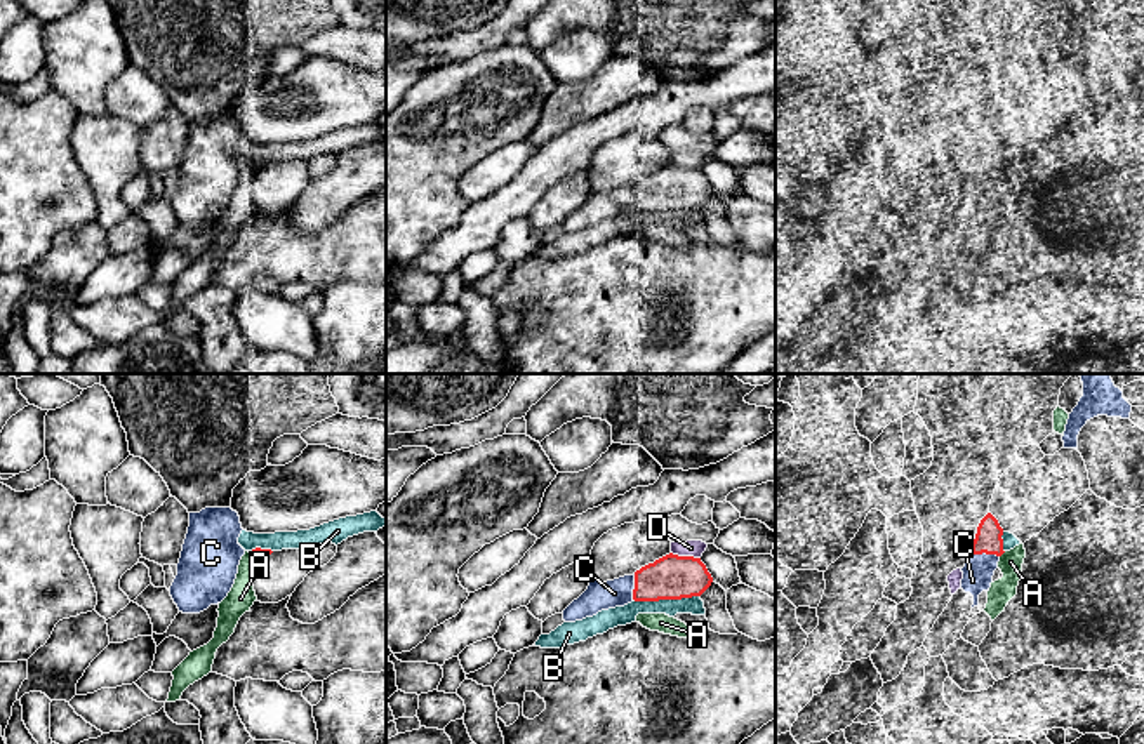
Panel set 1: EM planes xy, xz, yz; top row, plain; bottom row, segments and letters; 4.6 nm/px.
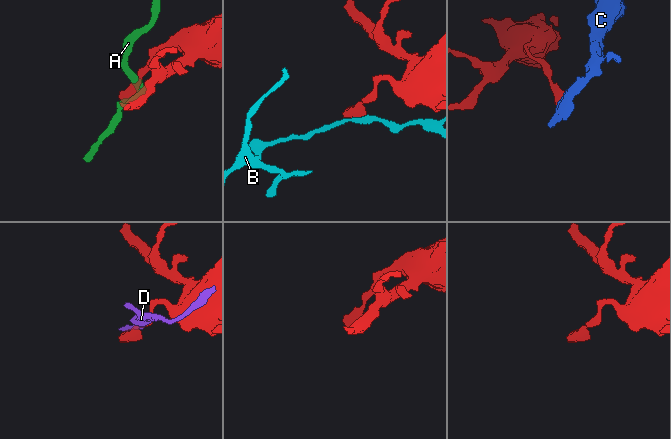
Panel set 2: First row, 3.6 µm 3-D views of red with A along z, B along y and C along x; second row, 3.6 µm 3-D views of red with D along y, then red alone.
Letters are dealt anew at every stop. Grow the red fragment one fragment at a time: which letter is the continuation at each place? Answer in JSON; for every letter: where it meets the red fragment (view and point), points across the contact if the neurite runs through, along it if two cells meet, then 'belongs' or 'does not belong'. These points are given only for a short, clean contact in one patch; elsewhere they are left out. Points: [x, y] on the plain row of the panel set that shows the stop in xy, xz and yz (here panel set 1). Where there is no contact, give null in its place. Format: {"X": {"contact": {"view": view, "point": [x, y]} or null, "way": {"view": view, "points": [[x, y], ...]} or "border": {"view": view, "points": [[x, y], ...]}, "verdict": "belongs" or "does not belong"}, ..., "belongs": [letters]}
{"A": {"contact": {"view": "yz", "point": [1002, 164]}, "verdict": "does not belong"}, "B": {"contact": {"view": "xz", "point": [666, 209]}, "verdict": "does not belong"}, "C": {"contact": {"view": "yz", "point": [984, 162]}, "verdict": "belongs"}, "D": {"contact": {"view": "xz", "point": [685, 167]}, "verdict": "does not belong"}, "belongs": ["C"]}

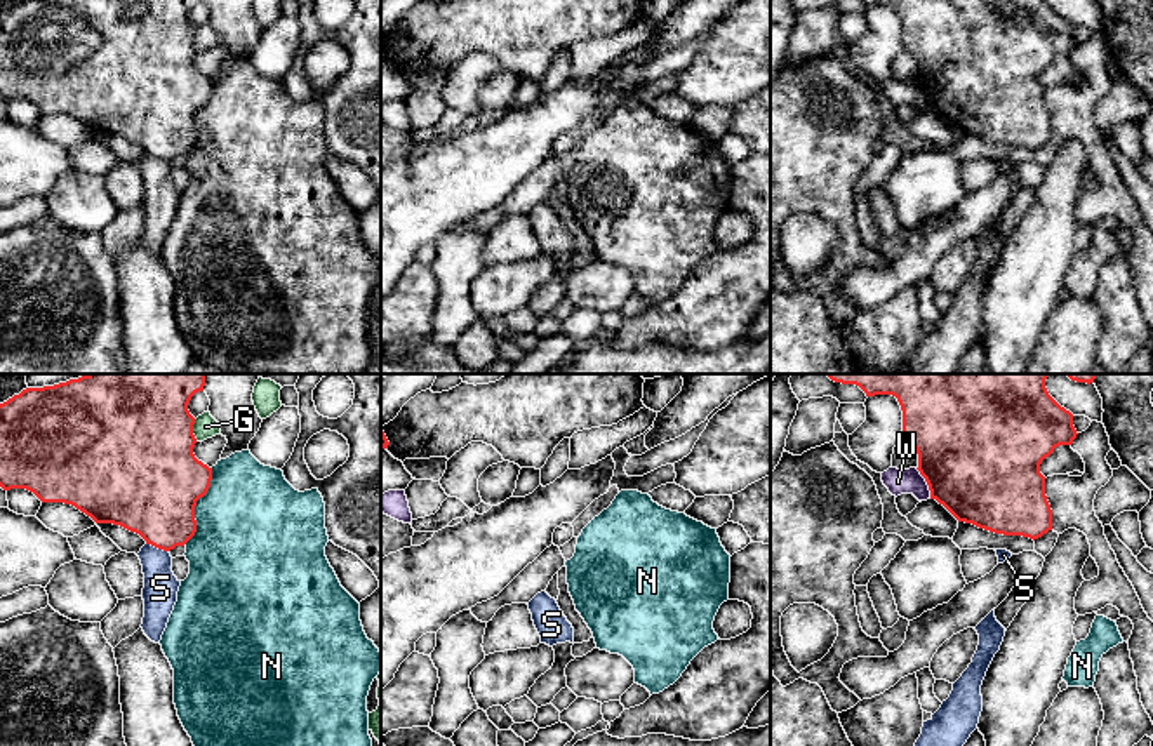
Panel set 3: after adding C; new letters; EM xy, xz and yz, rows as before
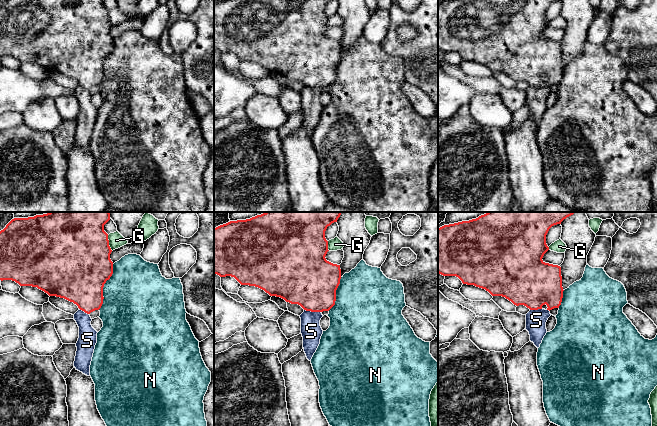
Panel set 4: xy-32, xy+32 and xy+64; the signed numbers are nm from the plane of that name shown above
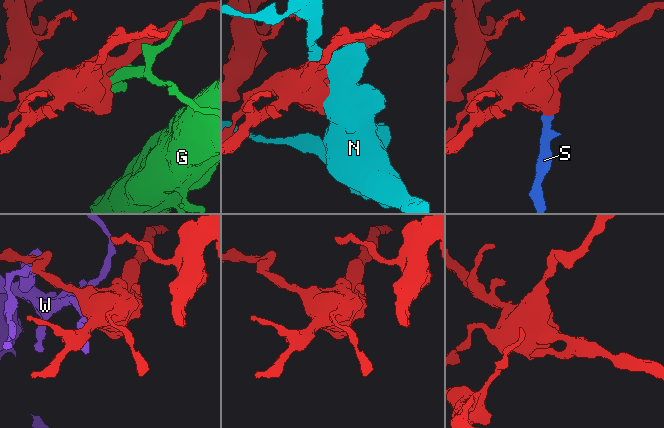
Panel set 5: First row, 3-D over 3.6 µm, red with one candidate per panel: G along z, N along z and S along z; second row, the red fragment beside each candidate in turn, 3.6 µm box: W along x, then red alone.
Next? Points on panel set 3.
{"G": {"contact": {"view": "xy", "point": [192, 40]}, "verdict": "does not belong"}, "N": {"contact": {"view": "xy", "point": [195, 115]}, "verdict": "does not belong"}, "S": {"contact": {"view": "xy", "point": [157, 157]}, "border": {"view": "xy", "points": [[146, 153], [167, 162]]}, "verdict": "does not belong"}, "W": {"contact": {"view": "yz", "point": [927, 94]}, "verdict": "does not belong"}, "belongs": []}

